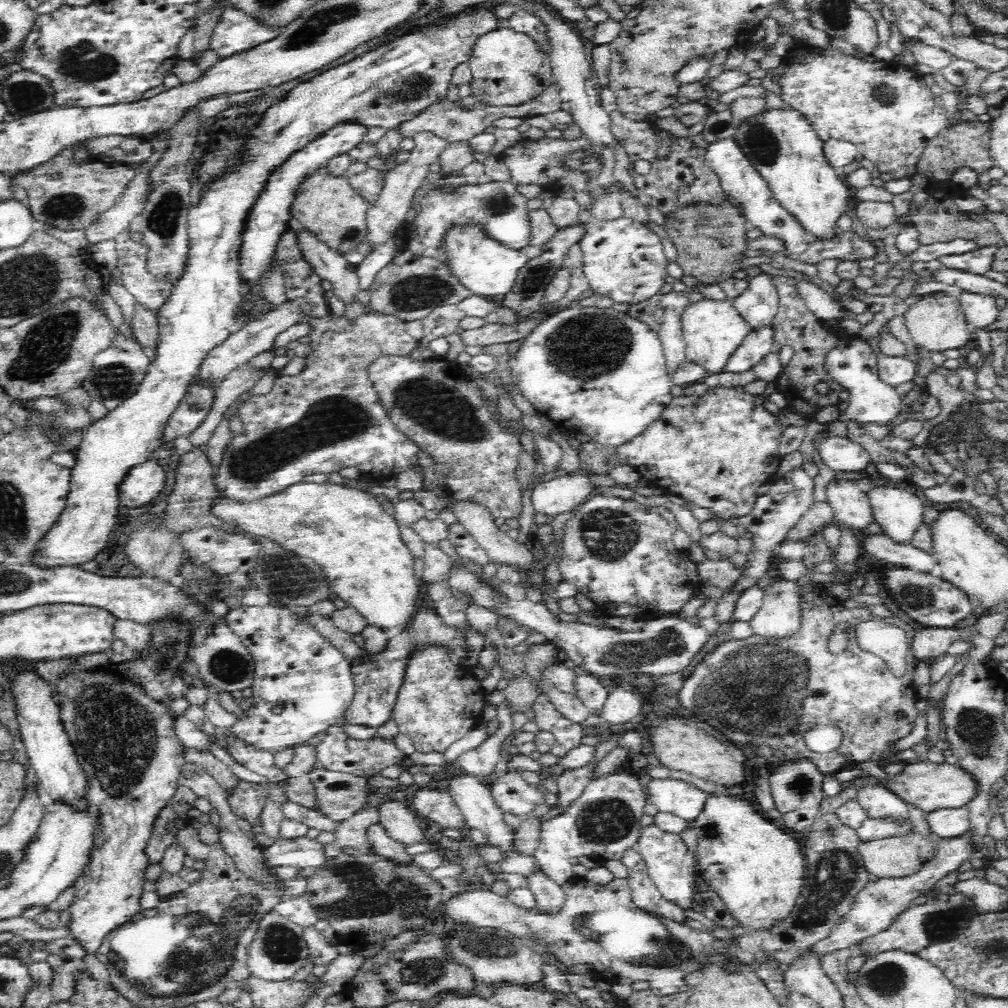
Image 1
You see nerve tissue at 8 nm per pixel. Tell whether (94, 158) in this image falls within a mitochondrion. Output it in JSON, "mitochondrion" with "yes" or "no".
{"mitochondrion":"no"}

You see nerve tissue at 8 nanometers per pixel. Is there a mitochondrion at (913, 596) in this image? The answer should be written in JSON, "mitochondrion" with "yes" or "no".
{"mitochondrion":"yes"}

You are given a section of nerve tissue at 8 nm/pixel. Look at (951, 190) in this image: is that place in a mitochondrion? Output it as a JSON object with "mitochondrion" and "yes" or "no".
{"mitochondrion":"no"}

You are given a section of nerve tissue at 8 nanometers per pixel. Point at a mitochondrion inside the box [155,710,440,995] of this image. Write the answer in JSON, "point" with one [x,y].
{"point":[366,893]}

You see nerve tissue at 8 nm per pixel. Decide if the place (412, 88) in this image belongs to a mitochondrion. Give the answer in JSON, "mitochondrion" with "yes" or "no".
{"mitochondrion":"yes"}

